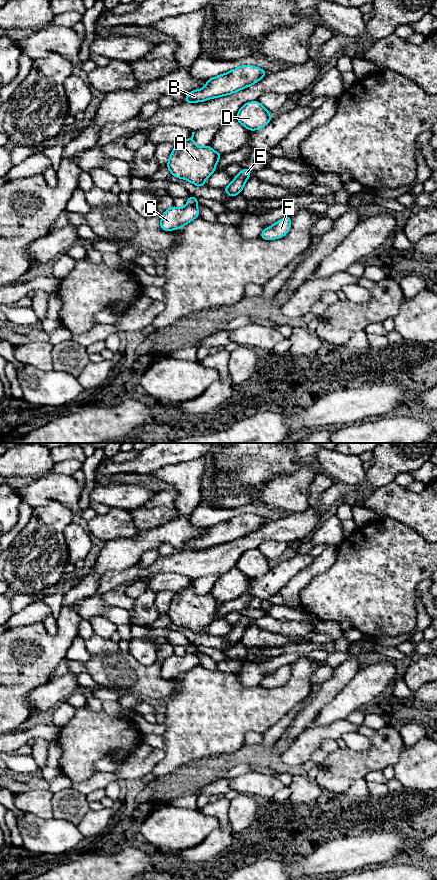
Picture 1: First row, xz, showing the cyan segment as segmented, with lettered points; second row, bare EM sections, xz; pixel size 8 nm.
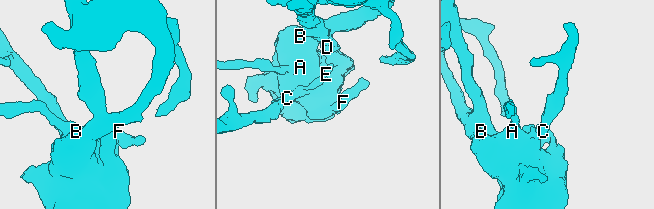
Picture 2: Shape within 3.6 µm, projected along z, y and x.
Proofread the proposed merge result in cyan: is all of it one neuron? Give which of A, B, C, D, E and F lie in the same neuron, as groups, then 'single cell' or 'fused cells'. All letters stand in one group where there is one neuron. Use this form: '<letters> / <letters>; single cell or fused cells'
A B C F / D E; fused cells

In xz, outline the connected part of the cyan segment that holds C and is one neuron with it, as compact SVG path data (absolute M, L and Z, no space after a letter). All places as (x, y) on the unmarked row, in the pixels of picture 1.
M186 653L183 656L172 654L162 662L160 676L164 679L183 676L187 671L197 665L199 665L197 653Z

